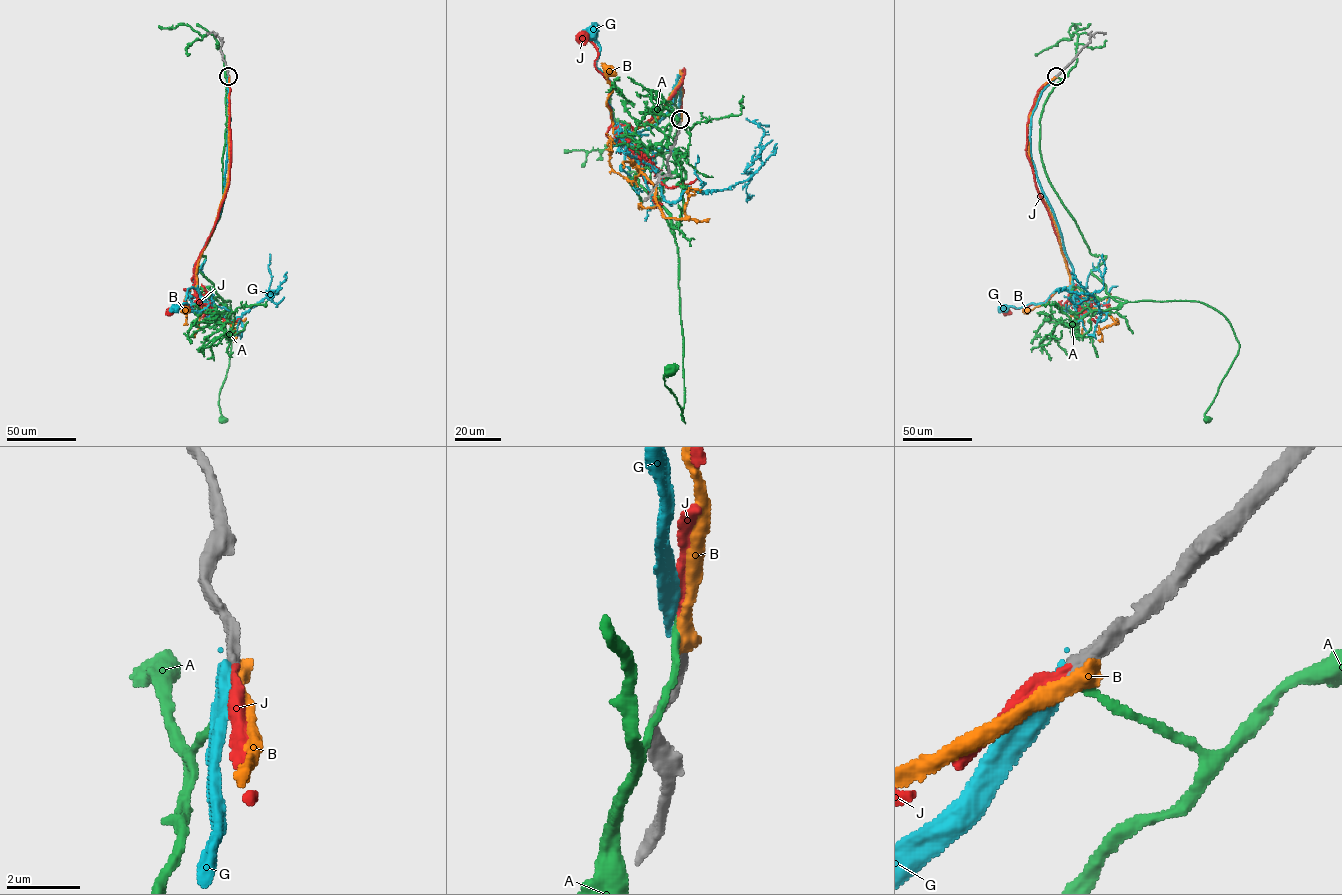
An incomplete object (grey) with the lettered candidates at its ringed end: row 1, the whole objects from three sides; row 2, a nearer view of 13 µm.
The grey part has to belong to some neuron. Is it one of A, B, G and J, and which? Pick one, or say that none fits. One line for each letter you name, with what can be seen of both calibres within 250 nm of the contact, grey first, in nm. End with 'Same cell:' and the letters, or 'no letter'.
J: calibres 360 and 280 nm
Same cell: J

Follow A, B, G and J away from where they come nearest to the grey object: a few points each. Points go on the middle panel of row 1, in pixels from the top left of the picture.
A: (680, 119), (673, 91), (668, 139), (635, 175), (641, 201), (629, 181), (673, 228), (685, 422), (670, 370)
B: (680, 120), (680, 71), (656, 118), (627, 143), (616, 136), (606, 70)
G: (680, 119), (678, 76), (666, 114), (624, 147), (590, 33)
J: (680, 119), (684, 69), (658, 113), (624, 143), (609, 137), (610, 84), (595, 67), (598, 51), (583, 36)

